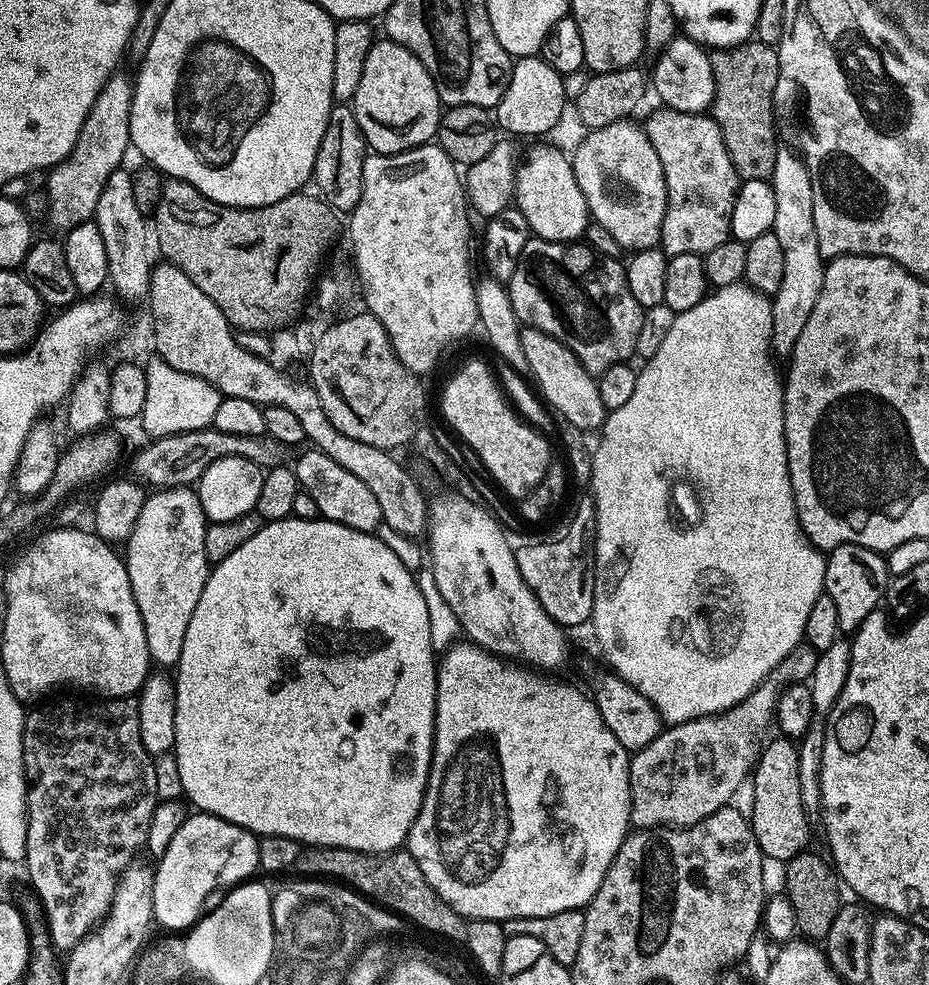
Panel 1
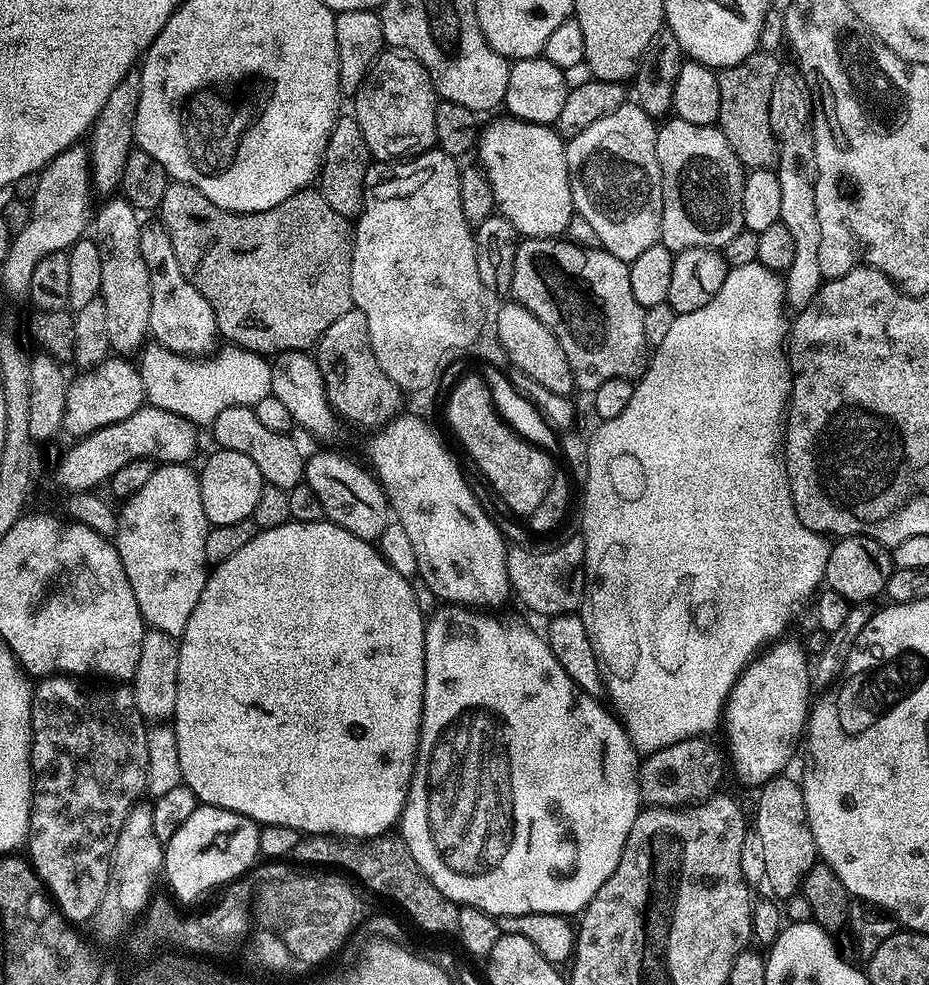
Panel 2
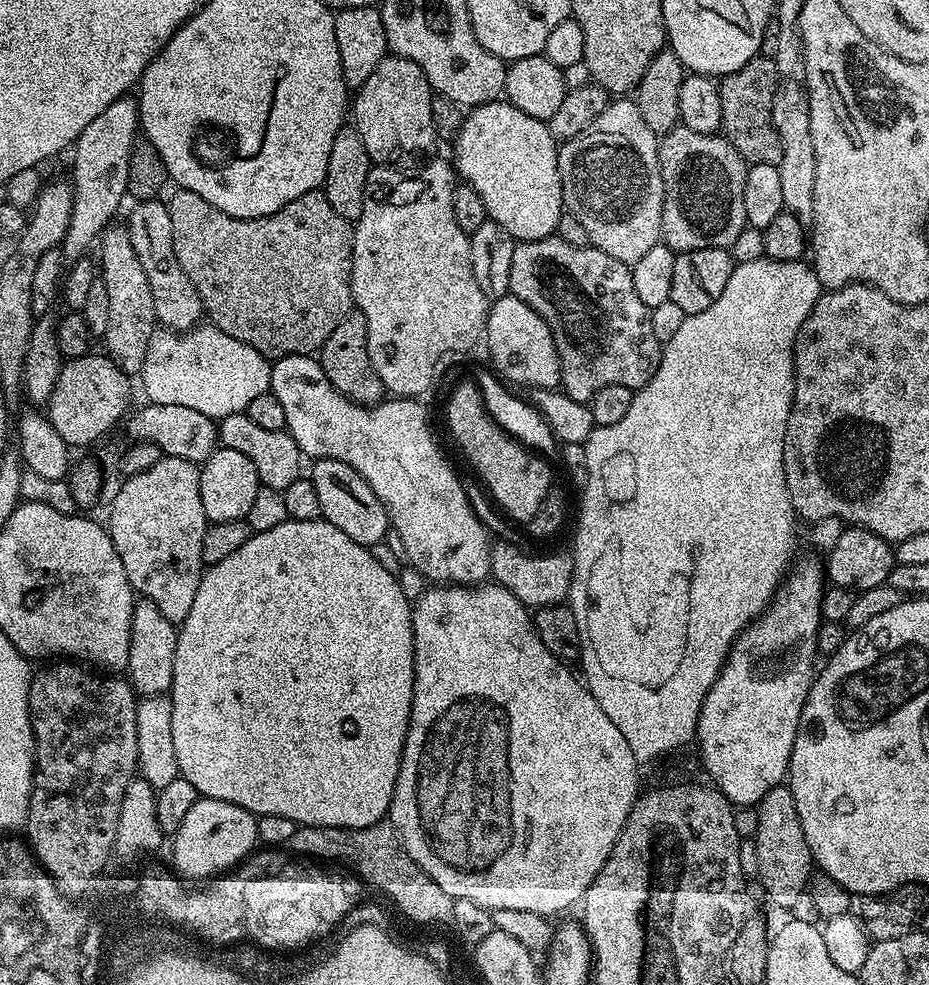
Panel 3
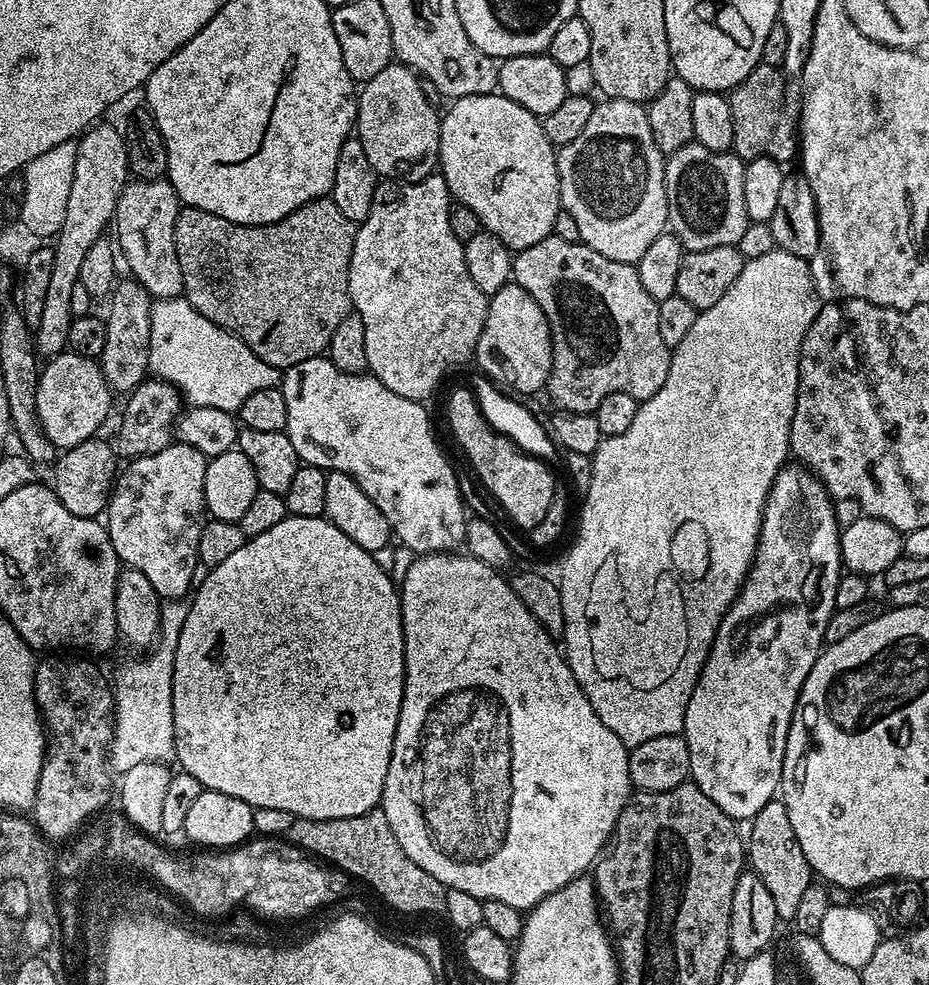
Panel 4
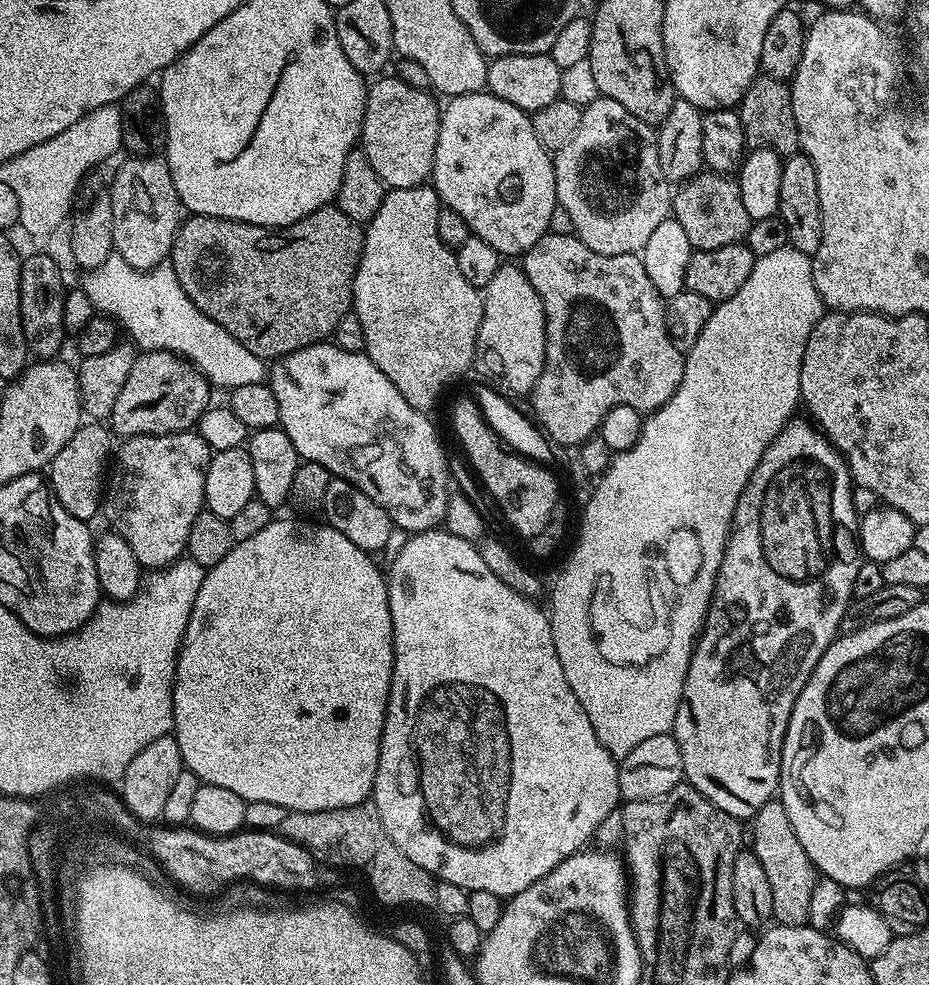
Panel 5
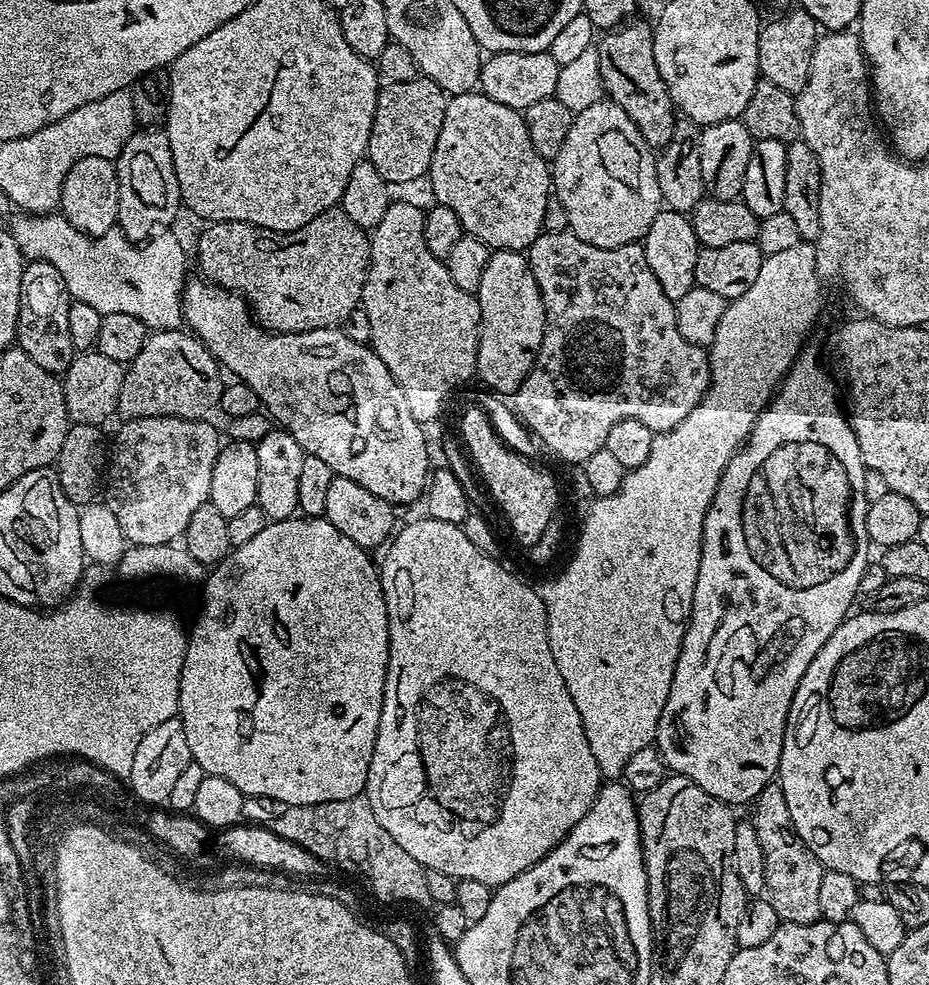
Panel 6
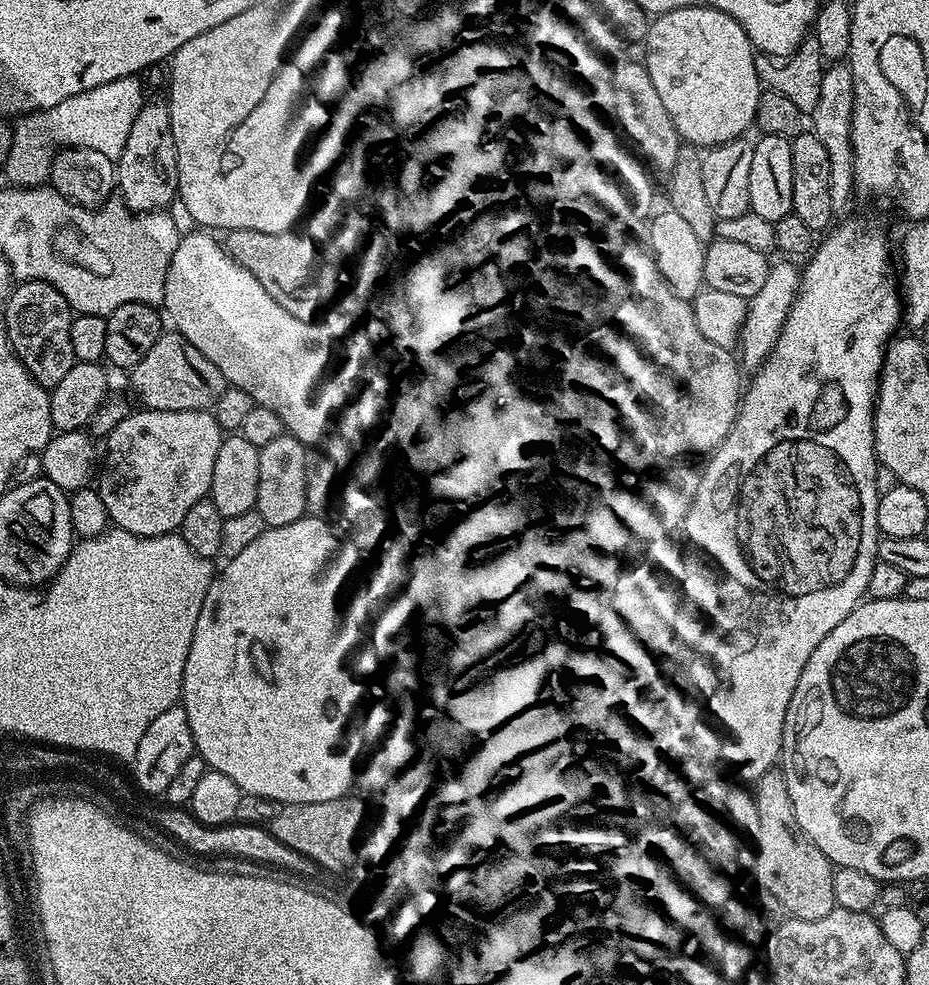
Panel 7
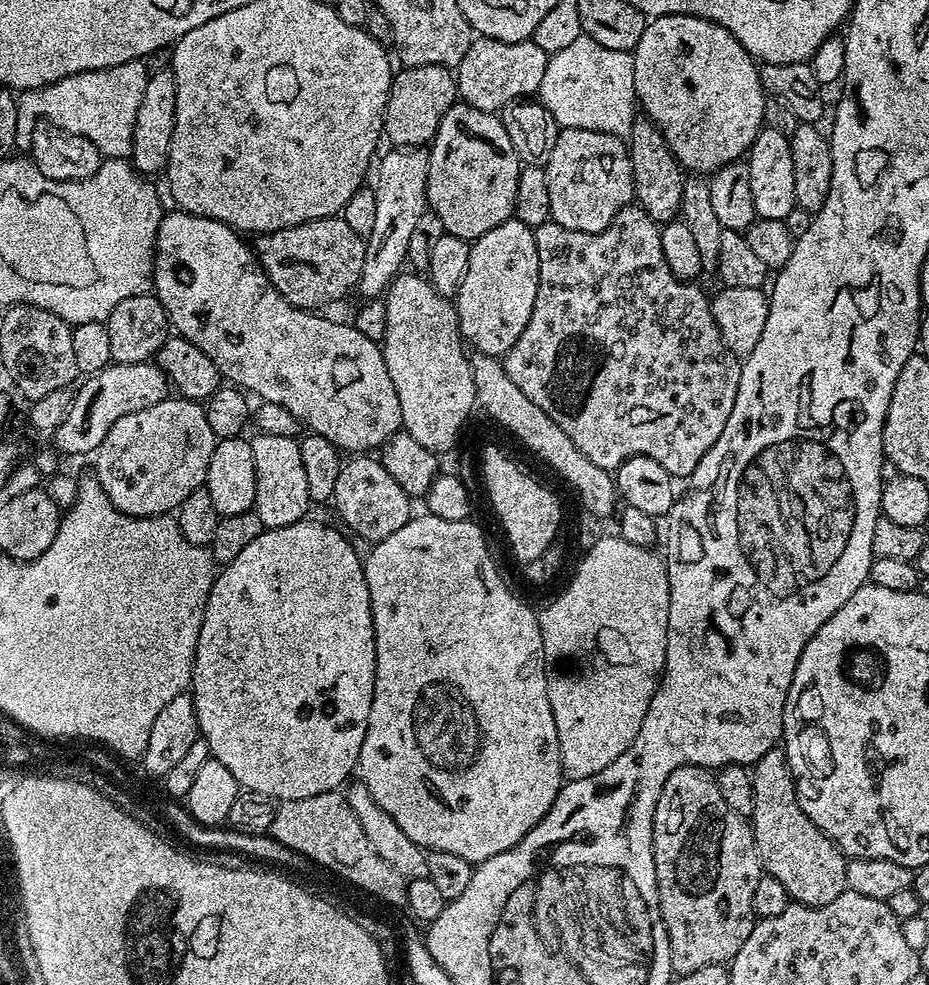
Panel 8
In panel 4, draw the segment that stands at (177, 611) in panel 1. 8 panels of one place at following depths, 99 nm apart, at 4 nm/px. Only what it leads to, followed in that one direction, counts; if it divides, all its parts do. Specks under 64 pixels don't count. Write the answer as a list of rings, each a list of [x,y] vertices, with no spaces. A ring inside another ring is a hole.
[[[179,442],[167,444],[158,450],[158,454],[127,461],[119,469],[108,497],[106,527],[117,558],[121,565],[138,570],[138,574],[146,574],[150,586],[154,586],[165,601],[180,600],[183,592],[187,593],[194,584],[192,578],[198,569],[198,538],[206,519],[204,487],[208,462],[209,457],[194,450],[194,446]]]

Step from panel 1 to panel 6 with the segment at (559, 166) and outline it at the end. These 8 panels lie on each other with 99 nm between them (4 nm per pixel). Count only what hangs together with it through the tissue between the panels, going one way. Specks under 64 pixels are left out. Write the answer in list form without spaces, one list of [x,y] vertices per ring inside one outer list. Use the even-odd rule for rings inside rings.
[[[479,91],[463,92],[462,95],[449,99],[446,106],[446,118],[442,118],[442,130],[438,134],[438,142],[432,155],[432,165],[428,167],[427,179],[432,180],[432,192],[436,195],[435,203],[450,206],[450,210],[454,210],[454,214],[458,214],[458,222],[462,222],[465,233],[486,242],[488,247],[493,250],[524,252],[534,242],[534,238],[538,238],[540,233],[545,231],[546,202],[550,199],[550,189],[552,188],[549,161],[542,159],[534,150],[534,146],[530,142],[530,134],[524,125],[523,115],[515,108],[502,106],[502,102],[494,102]]]

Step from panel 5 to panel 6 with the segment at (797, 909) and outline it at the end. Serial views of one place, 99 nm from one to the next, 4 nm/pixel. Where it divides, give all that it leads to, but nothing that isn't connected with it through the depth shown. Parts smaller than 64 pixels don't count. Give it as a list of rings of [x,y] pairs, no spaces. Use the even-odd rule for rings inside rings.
[[[779,782],[767,784],[758,793],[752,810],[750,819],[752,825],[756,827],[758,842],[762,842],[762,855],[766,857],[764,890],[770,906],[778,910],[778,918],[783,923],[813,924],[821,919],[818,894],[821,893],[822,874],[826,869],[794,830],[794,822],[790,818],[790,806],[786,806],[786,794],[782,794]]]

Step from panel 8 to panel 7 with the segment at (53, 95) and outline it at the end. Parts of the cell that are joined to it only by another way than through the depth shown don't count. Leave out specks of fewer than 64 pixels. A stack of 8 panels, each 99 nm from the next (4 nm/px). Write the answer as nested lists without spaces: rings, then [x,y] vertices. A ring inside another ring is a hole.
[[[136,76],[118,78],[94,90],[74,94],[58,106],[50,106],[44,112],[30,112],[15,121],[12,129],[12,145],[2,170],[7,183],[22,188],[41,187],[51,177],[52,159],[62,148],[85,148],[98,150],[106,158],[119,161],[122,150],[126,150],[126,138],[134,127],[138,110],[146,103],[146,88]]]

